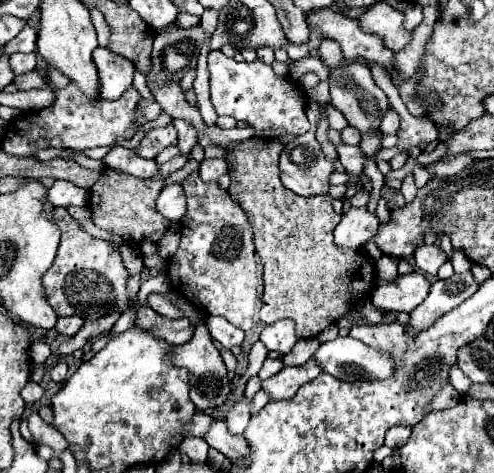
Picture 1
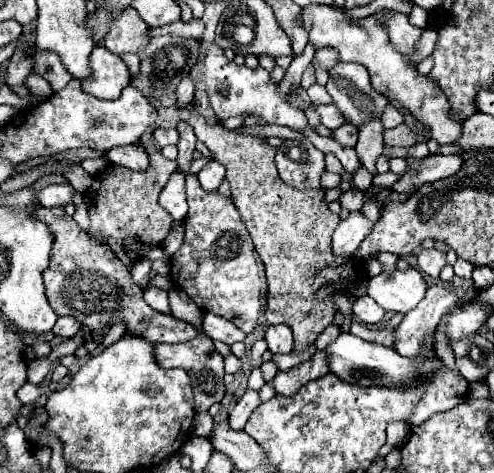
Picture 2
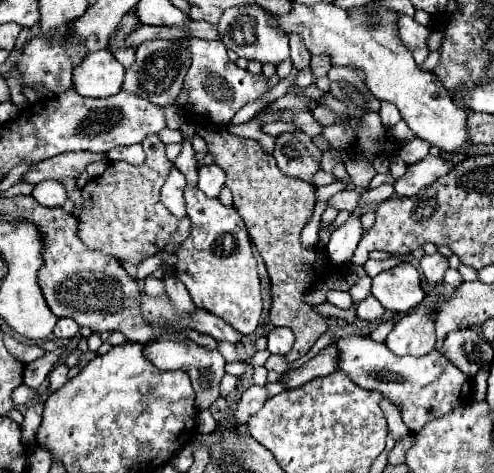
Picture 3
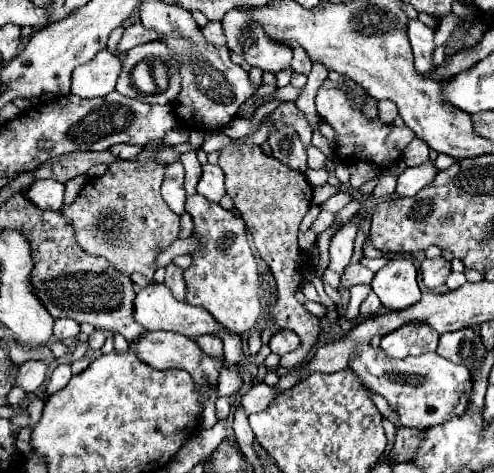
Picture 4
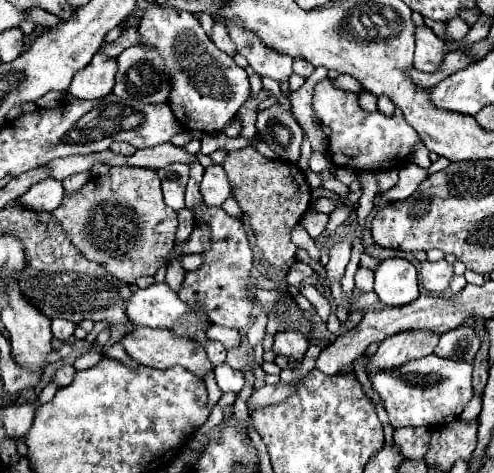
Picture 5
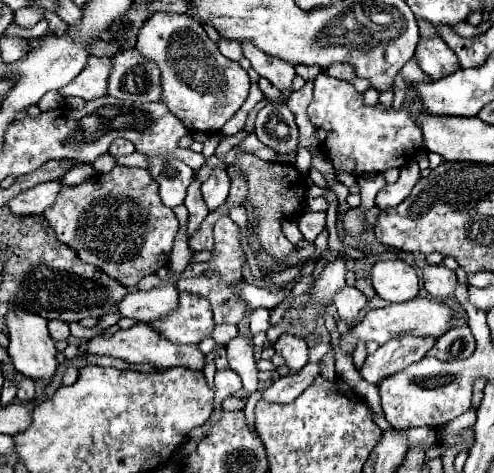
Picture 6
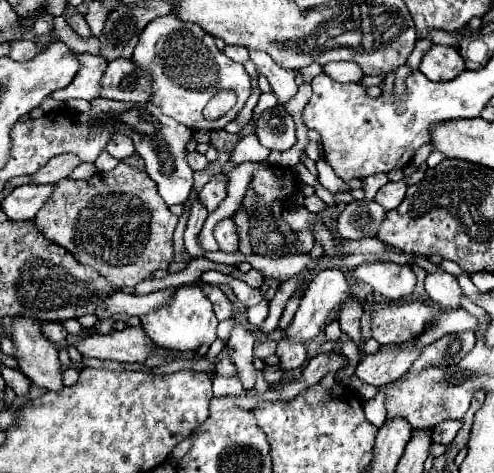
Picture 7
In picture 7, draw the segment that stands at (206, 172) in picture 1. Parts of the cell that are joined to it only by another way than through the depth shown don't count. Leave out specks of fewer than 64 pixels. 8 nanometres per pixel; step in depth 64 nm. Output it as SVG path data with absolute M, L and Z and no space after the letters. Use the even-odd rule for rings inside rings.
M218 174L218 176L212 176L210 182L202 188L198 200L202 202L202 206L206 206L208 212L214 212L218 208L218 204L226 198L226 176L224 174Z

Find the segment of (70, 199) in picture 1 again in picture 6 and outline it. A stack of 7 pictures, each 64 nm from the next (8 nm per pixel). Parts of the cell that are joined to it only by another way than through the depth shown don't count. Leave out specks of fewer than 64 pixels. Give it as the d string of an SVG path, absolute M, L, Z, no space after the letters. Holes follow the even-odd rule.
M44 182L38 184L34 188L28 188L20 194L16 194L14 198L8 200L8 208L14 216L34 216L34 214L42 214L44 208L48 208L56 196L60 192L60 182Z

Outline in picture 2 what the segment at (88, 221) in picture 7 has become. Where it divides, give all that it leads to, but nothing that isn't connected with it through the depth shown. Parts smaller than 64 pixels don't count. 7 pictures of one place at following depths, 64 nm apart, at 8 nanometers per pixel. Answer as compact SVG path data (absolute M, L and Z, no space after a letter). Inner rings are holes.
M153 100L152 105L158 109L158 119L141 137L141 144L150 156L150 168L144 172L130 174L128 180L128 168L112 164L100 174L100 182L98 178L94 178L92 186L84 192L90 216L90 226L86 230L88 238L98 244L106 244L106 240L112 238L132 258L146 256L146 252L142 250L146 250L148 246L160 246L174 224L172 216L160 206L158 198L160 190L168 182L168 176L176 170L176 162L162 156L155 146L152 133L157 128L176 128L180 121L179 110L176 107L164 107L158 100Z

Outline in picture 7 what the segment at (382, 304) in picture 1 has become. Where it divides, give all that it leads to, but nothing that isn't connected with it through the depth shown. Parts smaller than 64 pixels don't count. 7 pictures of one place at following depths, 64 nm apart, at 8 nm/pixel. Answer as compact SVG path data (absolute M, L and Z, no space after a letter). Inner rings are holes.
M366 262L354 268L354 278L372 286L374 292L388 300L410 296L416 286L416 276L408 264L396 262Z

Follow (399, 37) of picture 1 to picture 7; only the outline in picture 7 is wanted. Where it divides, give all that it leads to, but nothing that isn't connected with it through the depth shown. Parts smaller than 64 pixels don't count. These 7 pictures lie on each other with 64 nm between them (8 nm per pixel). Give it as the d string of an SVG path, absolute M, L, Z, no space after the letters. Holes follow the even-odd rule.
M432 44L428 54L422 58L420 72L432 82L448 82L466 70L462 56L450 48Z

